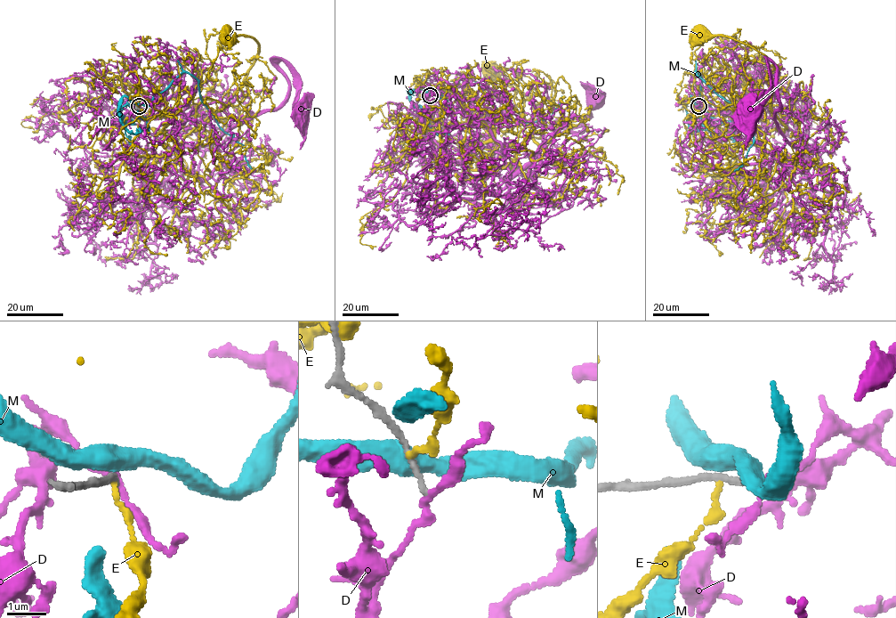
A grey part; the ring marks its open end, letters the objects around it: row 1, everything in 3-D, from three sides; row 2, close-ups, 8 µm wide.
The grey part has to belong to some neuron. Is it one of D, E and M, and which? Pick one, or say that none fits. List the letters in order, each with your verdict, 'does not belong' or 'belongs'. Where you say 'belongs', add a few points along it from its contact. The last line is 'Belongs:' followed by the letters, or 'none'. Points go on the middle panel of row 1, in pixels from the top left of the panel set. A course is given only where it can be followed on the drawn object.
D: does not belong
E: does not belong
M: does not belong
Belongs: none

